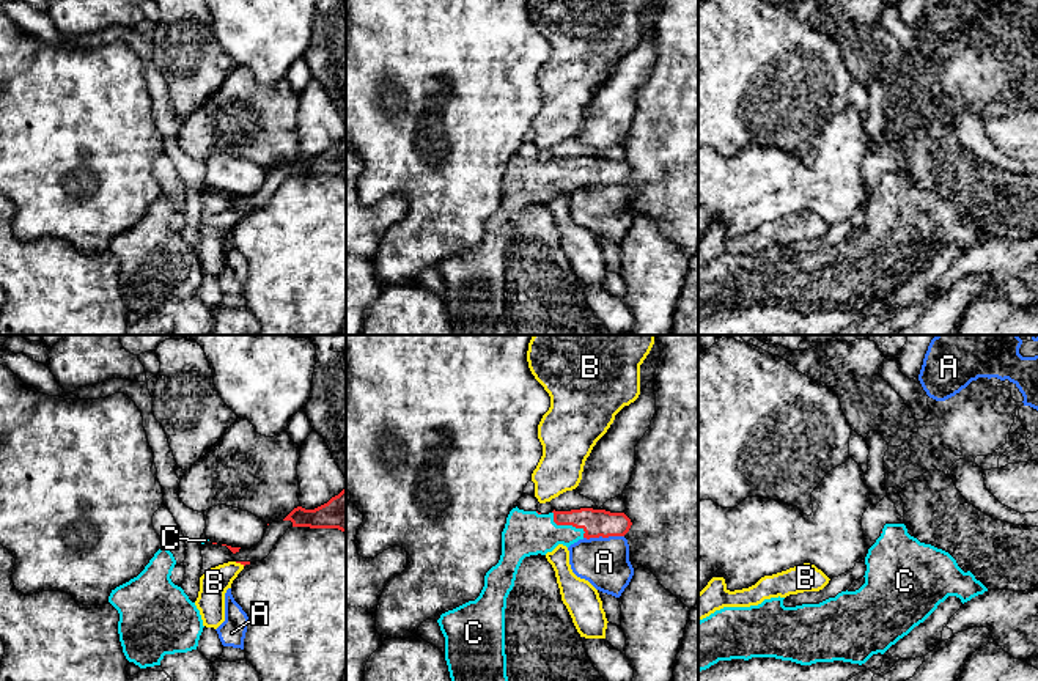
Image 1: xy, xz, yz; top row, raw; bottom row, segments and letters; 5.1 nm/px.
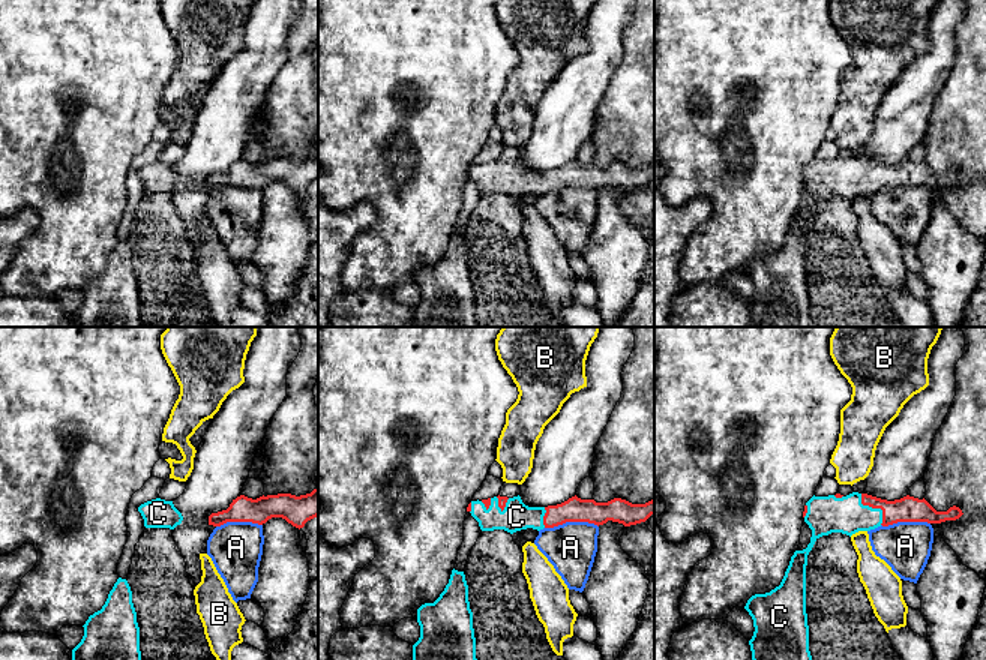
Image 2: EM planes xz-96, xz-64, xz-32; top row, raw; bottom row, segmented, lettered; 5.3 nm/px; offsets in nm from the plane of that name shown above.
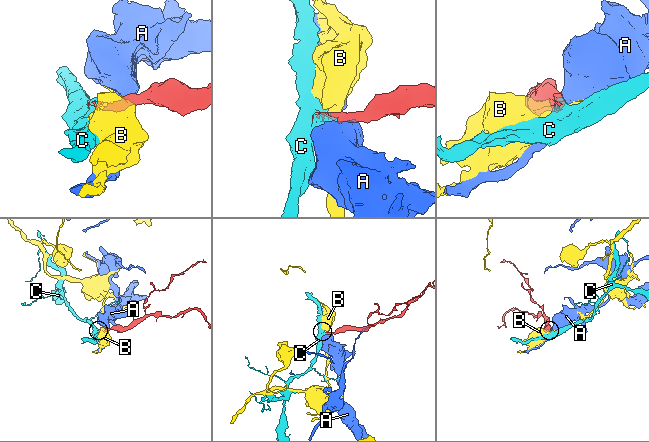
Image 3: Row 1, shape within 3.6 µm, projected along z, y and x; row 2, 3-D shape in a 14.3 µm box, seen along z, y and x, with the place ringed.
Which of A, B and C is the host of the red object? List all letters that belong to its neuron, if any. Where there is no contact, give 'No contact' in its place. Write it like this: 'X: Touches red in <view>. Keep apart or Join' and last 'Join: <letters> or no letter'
A: Touches red in xz. Keep apart
B: Touches red in xy. Keep apart
C: Touches red in xz. Join
Join: C

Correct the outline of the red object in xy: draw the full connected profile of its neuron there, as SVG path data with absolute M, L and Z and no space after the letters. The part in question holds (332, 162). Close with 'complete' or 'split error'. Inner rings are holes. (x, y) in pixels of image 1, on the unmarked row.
M346 135L315 157L294 156L283 168L291 168L293 175L338 176L346 181Z; complete

